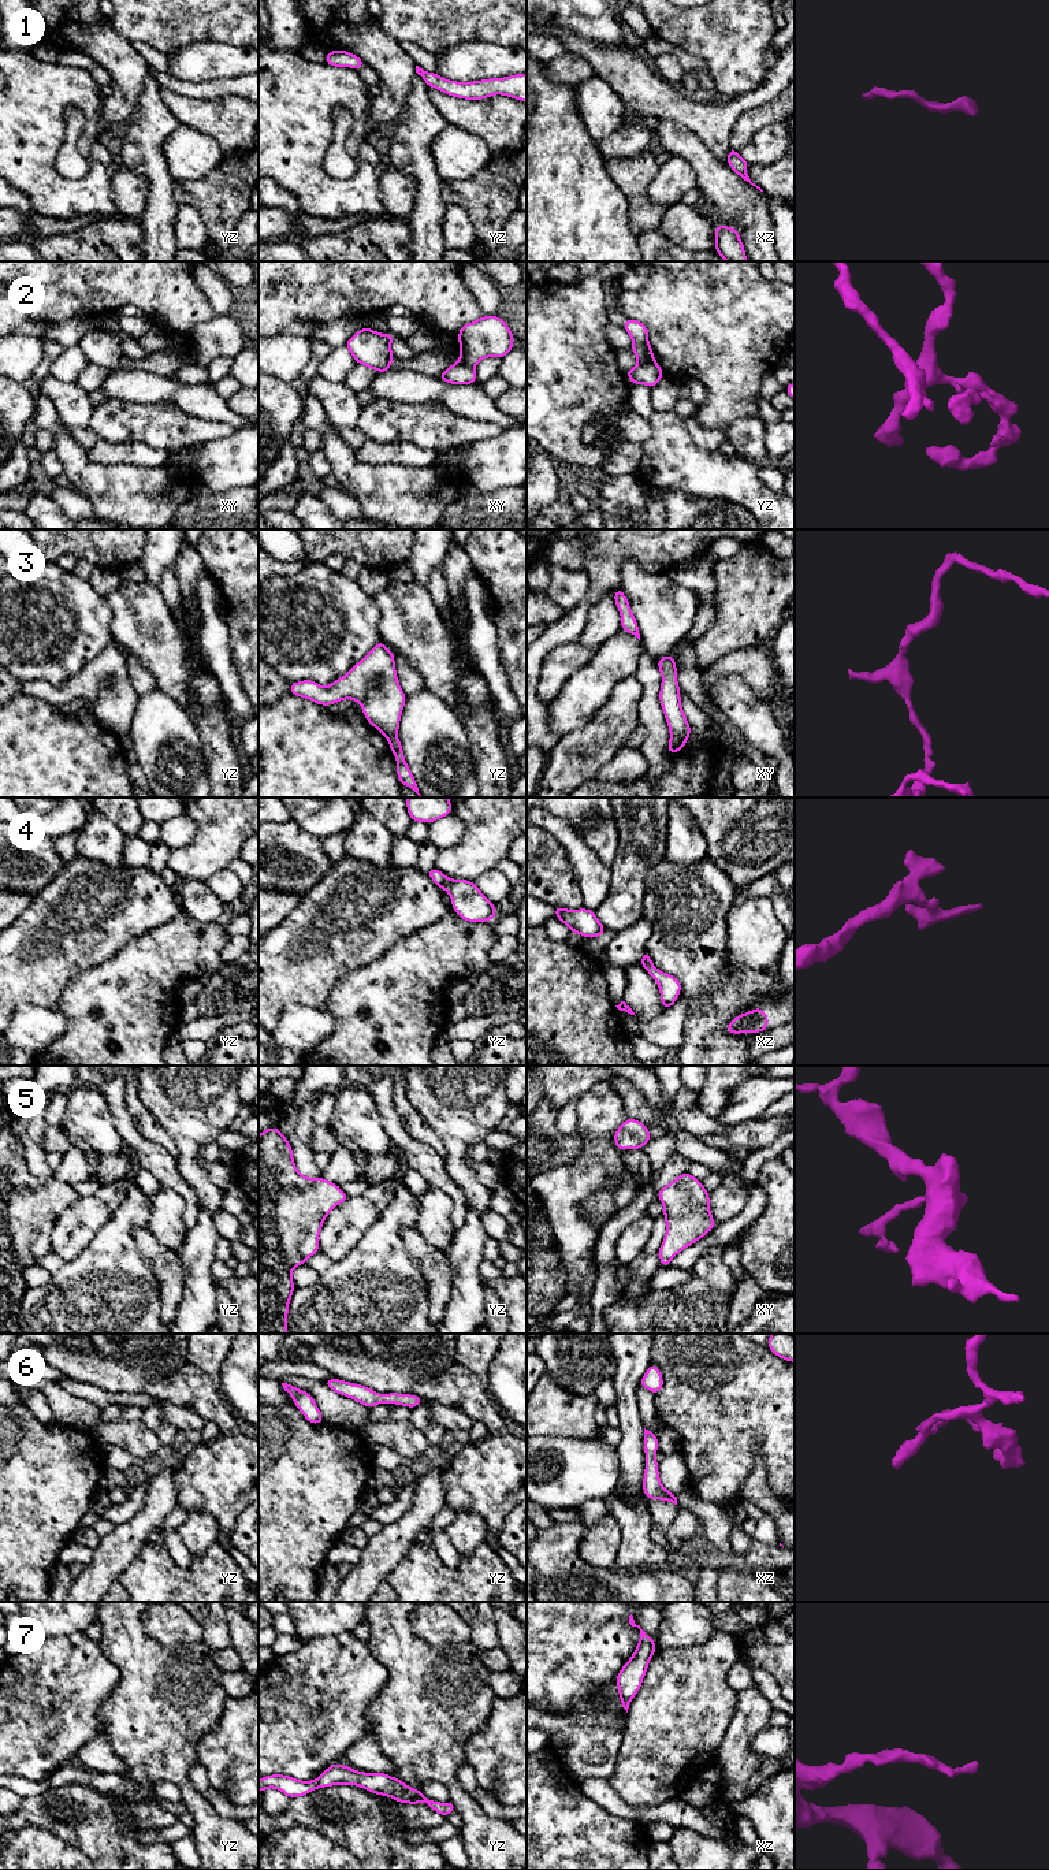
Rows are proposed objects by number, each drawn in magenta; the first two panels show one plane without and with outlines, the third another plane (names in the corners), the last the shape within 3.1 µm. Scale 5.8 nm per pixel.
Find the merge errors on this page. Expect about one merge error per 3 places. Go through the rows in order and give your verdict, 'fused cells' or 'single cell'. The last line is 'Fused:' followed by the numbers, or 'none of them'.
1: single cell
2: fused cells
3: single cell
4: single cell
5: single cell
6: single cell
7: single cell
Fused: 2

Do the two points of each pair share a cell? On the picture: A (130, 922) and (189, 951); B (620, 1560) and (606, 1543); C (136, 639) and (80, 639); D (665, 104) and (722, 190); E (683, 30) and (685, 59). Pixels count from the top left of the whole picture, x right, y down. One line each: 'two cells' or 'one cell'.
A: two cells
B: two cells
C: two cells
D: two cells
E: two cells

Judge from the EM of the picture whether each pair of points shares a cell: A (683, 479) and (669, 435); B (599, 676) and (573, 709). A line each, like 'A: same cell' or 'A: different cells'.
A: same cell
B: same cell

